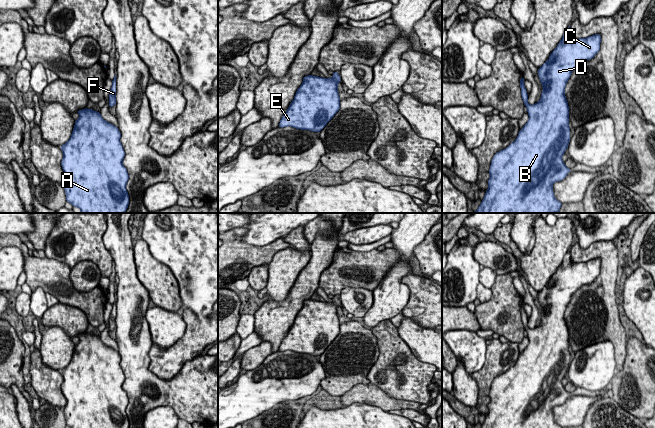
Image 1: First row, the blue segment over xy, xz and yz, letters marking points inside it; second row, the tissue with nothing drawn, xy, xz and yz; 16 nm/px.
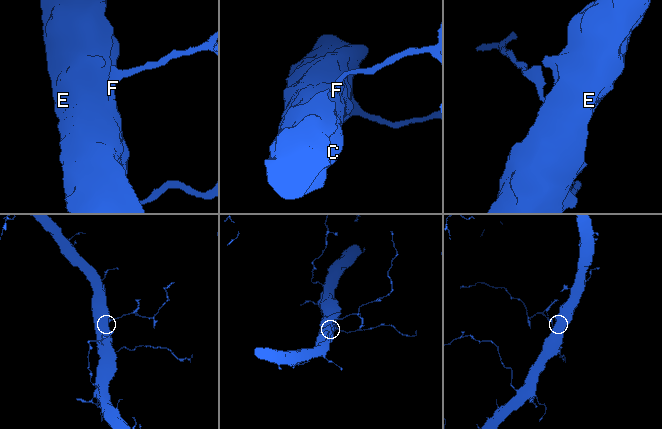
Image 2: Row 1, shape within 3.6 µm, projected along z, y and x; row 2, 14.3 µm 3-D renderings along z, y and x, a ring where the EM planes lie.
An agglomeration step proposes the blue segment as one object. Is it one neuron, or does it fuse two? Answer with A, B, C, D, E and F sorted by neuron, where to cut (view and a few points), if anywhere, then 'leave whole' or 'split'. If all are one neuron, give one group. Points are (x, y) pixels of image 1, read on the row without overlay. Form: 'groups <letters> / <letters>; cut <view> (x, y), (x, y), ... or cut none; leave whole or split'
groups A B C D E F; cut none; leave whole

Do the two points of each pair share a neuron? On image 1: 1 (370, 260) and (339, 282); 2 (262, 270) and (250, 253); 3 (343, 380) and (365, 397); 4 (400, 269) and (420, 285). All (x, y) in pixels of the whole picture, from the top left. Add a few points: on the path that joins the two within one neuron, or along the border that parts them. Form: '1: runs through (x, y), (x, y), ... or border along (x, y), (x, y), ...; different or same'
1: runs through (359, 265), (340, 267), (338, 271); same
2: border along (267, 264), (255, 266), (247, 277); different
3: border along (369, 383), (355, 384), (341, 396); different
4: border along (411, 273), (401, 280), (409, 289), (408, 299); different

